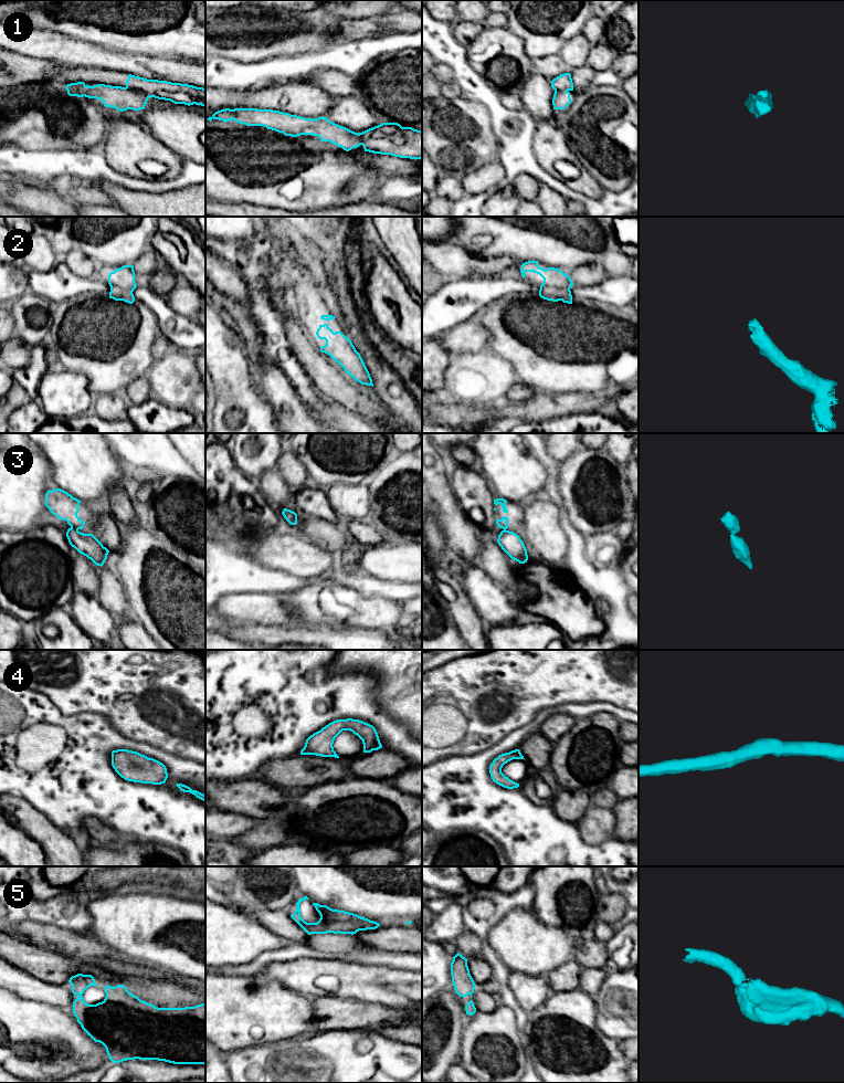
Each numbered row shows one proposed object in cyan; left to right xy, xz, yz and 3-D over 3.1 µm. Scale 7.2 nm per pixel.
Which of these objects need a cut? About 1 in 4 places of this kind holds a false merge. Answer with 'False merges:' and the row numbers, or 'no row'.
False merges: 1, 3

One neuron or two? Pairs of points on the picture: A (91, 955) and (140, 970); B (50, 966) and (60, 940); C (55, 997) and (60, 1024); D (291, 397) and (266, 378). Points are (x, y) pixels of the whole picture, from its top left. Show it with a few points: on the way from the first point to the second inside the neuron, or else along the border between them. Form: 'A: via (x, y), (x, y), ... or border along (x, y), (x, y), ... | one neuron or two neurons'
A: border along (128, 960), (101, 958), (96, 963) | two neurons
B: border along (31, 943), (80, 960) | two neurons
C: border along (30, 1000), (44, 1001), (55, 1007) | two neurons
D: via (285, 390), (284, 386), (276, 378), (273, 378) | one neuron

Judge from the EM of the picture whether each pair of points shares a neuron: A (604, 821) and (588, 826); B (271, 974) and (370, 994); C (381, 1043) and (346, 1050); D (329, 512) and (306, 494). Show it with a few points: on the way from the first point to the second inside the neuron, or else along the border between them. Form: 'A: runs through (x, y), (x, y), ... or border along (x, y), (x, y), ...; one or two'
A: runs through (600, 822), (592, 826); one
B: runs through (295, 973), (308, 969), (346, 971); one
C: runs through (375, 1052), (369, 1058), (355, 1058); one
D: runs through (324, 510), (312, 500); one

